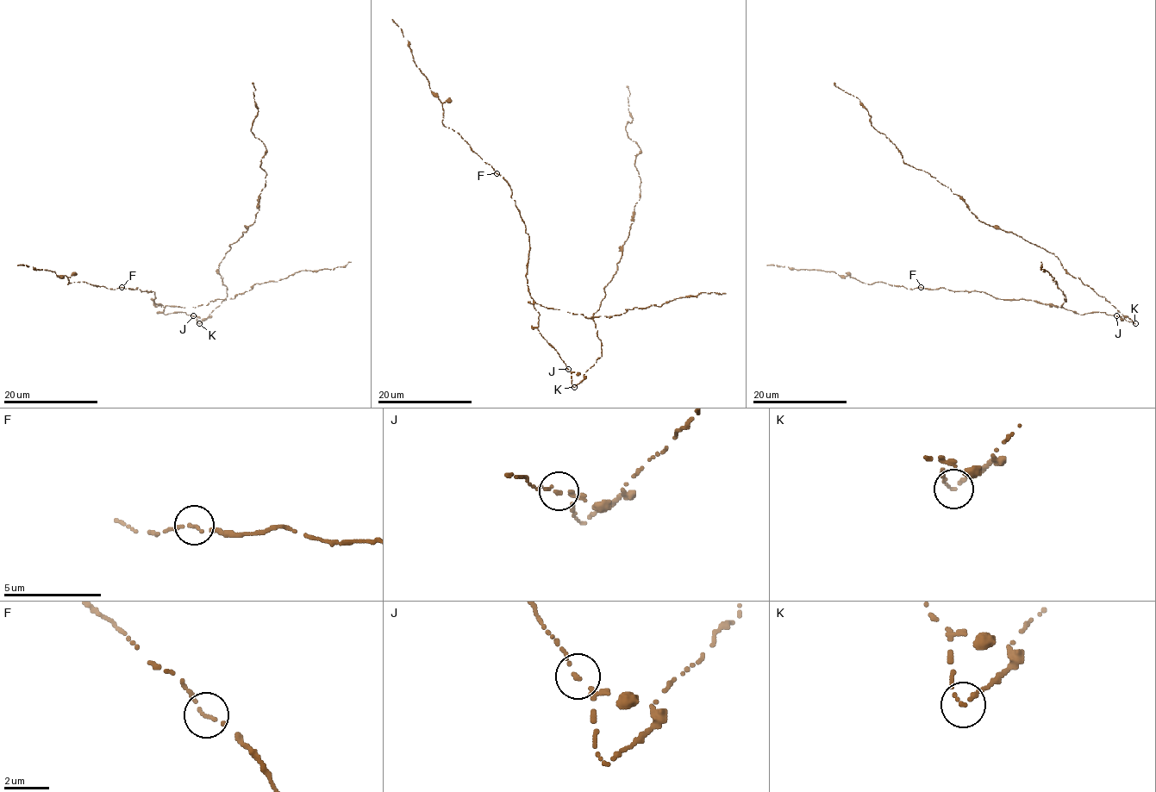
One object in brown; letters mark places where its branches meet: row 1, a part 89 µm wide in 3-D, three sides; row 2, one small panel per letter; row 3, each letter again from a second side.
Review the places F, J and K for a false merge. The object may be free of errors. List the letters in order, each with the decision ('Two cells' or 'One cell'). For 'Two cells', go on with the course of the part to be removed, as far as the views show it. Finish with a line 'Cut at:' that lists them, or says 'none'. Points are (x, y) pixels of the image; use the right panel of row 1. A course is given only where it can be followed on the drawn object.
F: One cell
J: One cell
K: Two cells. Course of the part to remove: (1135, 324), (1069, 274), (1056, 256), (980, 221), (947, 186), (905, 164), (871, 125), (859, 97), (834, 82)
Cut at: K

